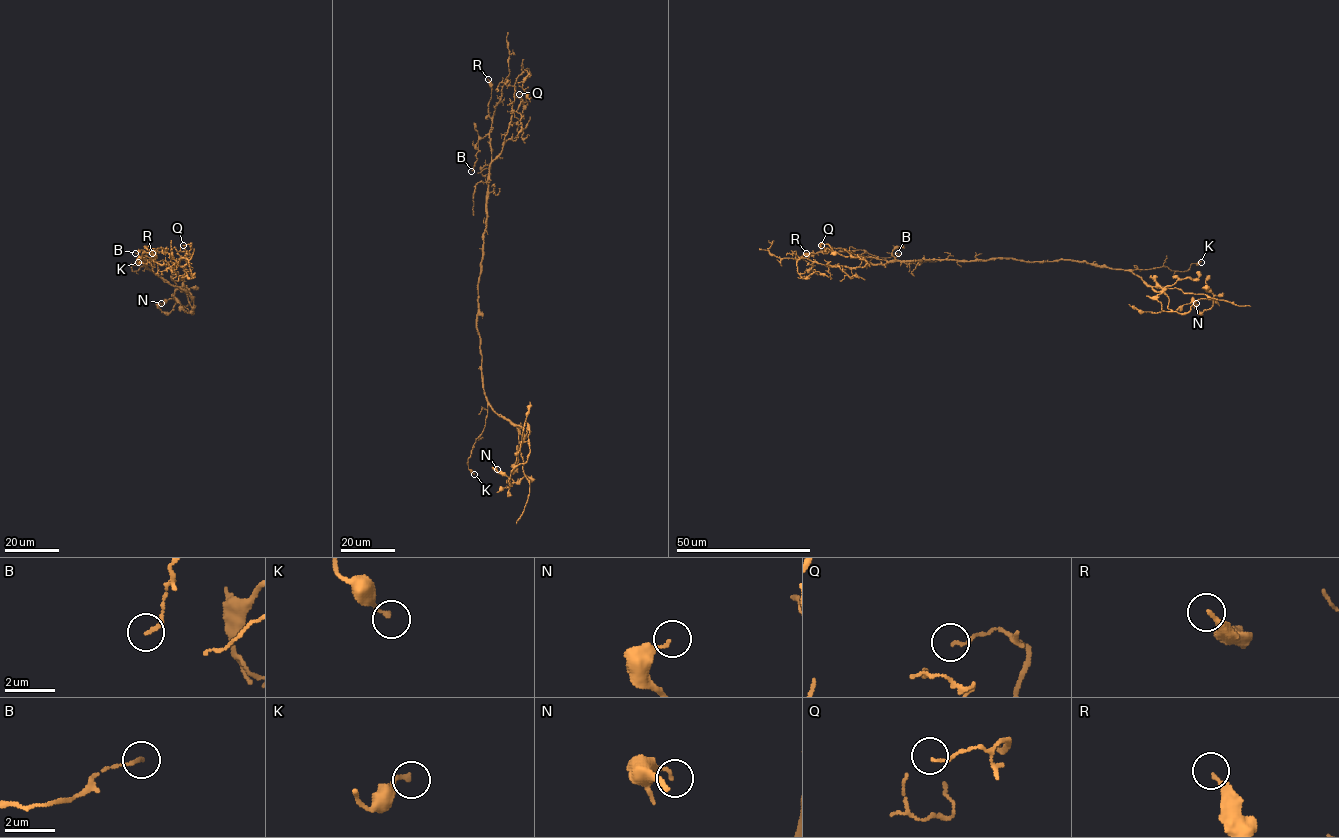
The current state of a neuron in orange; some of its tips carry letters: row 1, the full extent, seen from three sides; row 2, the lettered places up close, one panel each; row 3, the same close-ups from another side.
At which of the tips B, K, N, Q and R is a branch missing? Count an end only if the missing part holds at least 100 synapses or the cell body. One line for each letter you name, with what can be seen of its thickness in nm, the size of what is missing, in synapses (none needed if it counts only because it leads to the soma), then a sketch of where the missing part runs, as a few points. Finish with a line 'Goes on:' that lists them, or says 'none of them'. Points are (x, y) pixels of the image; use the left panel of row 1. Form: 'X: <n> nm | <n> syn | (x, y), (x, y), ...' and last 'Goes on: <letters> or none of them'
Goes on: none of them

